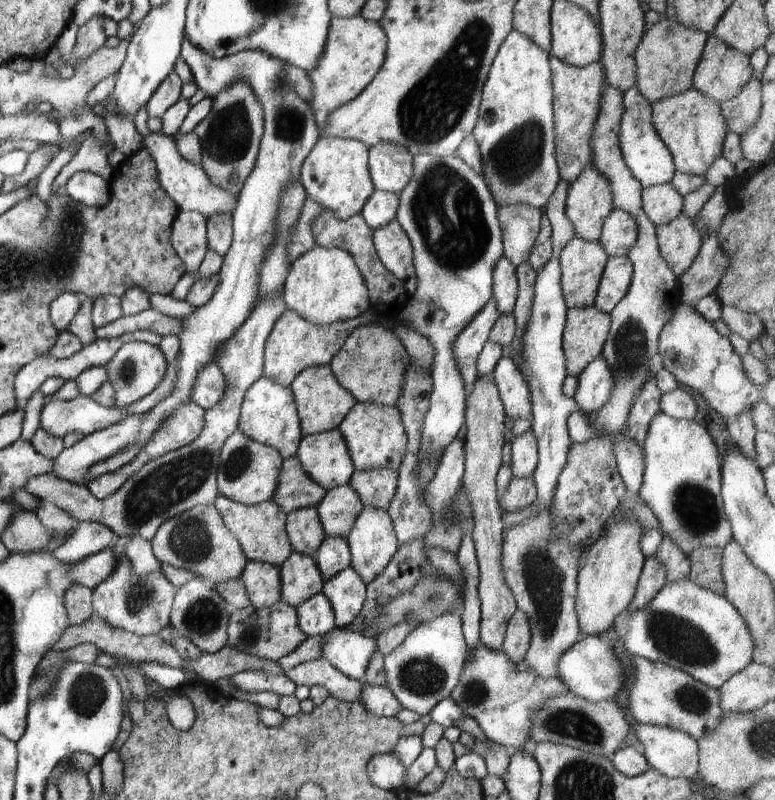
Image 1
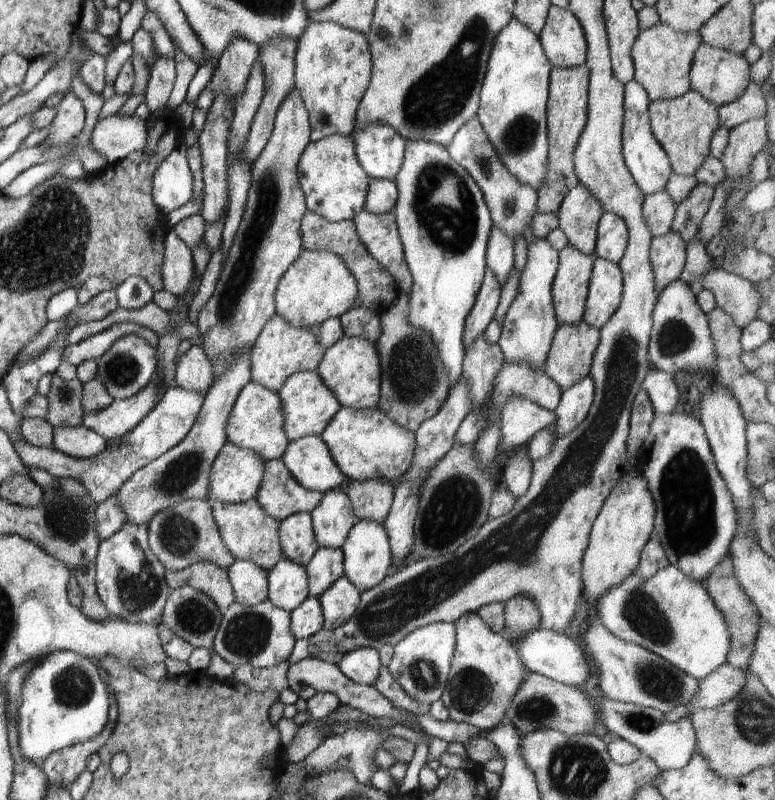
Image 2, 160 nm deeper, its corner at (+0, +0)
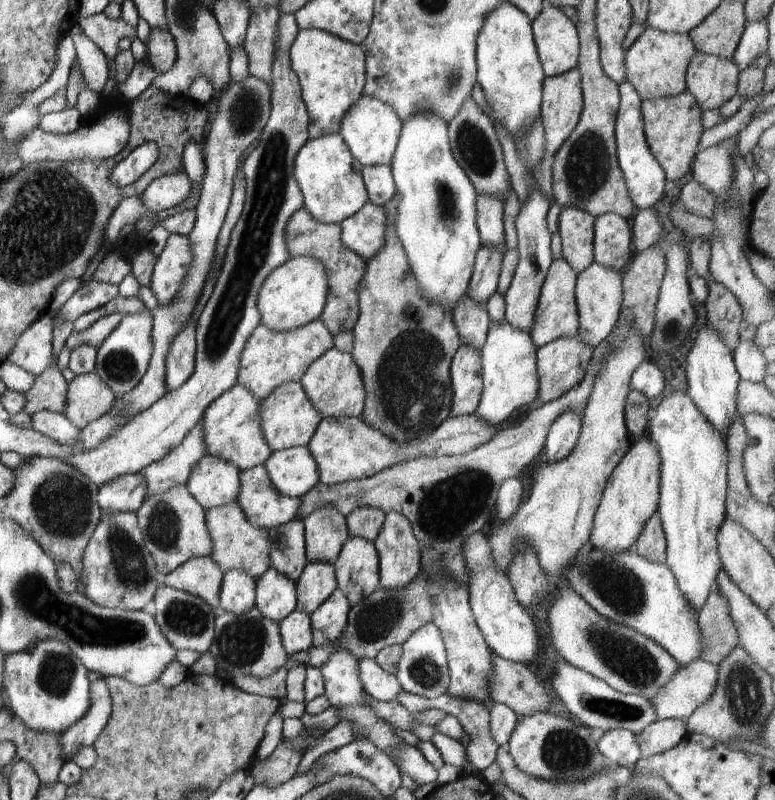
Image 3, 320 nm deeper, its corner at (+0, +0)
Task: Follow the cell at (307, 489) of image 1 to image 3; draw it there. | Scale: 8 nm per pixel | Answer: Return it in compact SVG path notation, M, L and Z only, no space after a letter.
M262 465L242 471L239 483L235 501L249 523L270 530L294 520L299 511L300 499L279 493Z

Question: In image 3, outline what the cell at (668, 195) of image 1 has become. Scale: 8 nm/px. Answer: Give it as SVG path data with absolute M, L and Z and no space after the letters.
M652 208L635 211L631 220L632 249L635 253L644 252L657 244L662 224Z

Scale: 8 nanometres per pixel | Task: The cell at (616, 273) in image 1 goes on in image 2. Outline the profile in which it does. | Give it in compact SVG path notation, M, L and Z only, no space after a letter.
M594 256L583 321L600 329L618 310L623 295L622 271L618 264Z

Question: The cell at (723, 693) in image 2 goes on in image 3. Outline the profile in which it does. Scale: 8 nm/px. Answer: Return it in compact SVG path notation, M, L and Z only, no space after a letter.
M702 659L693 660L690 664L679 665L677 673L661 688L657 697L648 700L653 706L658 720L686 720L701 705L708 700L717 681L717 665Z

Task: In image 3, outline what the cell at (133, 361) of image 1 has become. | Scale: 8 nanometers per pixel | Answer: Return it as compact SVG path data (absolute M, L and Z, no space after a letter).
M142 311L126 315L97 348L95 371L116 396L124 396L136 388L147 371L154 350L152 329L153 318L150 312Z

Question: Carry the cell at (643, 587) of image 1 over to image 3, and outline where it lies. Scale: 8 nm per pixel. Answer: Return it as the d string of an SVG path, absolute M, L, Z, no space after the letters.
M654 513L640 533L634 551L642 558L658 564L665 564L667 557L667 540L659 514Z

